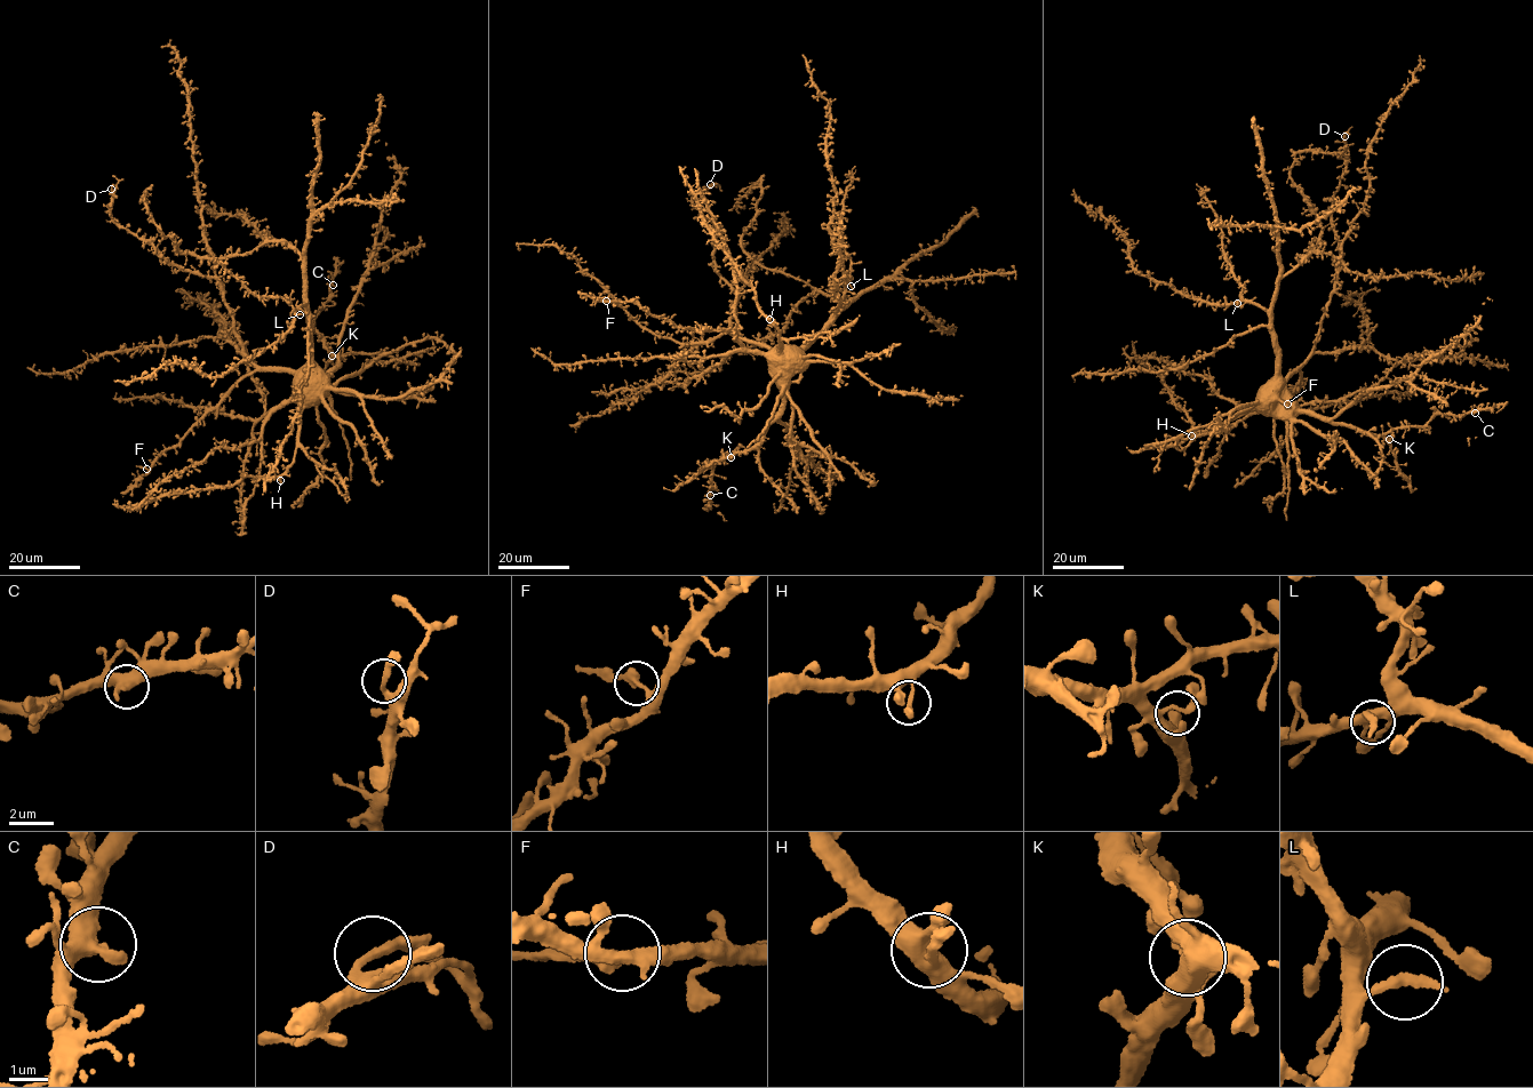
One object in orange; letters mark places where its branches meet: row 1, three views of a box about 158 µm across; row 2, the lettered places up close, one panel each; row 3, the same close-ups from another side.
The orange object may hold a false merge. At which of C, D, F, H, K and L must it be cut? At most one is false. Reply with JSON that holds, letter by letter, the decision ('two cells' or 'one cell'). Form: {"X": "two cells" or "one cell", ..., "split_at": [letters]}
{"C": "one cell", "D": "one cell", "F": "two cells", "H": "one cell", "K": "one cell", "L": "one cell", "split_at": ["F"]}

